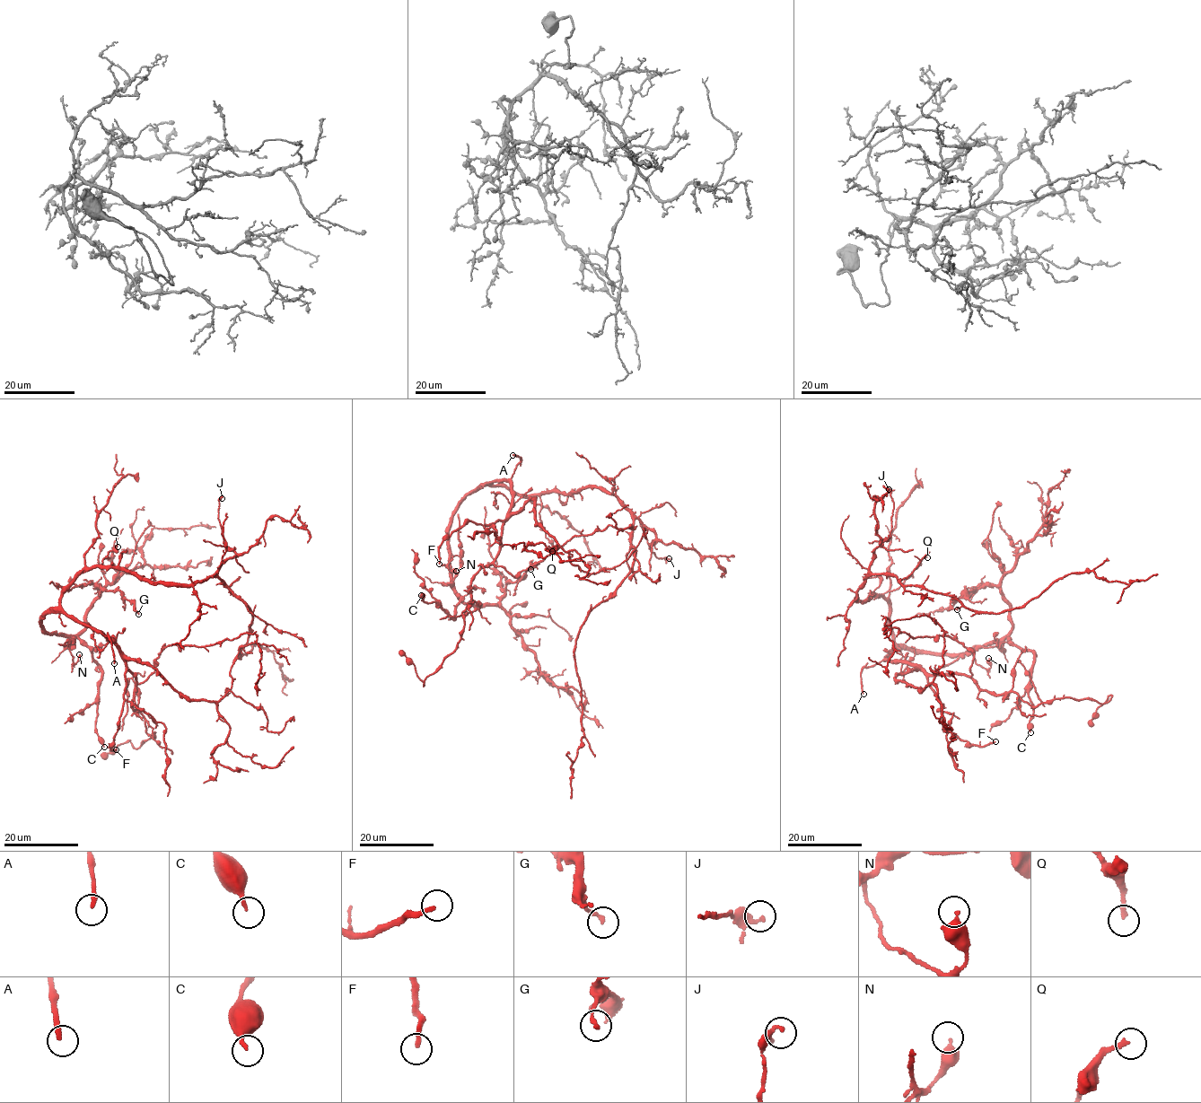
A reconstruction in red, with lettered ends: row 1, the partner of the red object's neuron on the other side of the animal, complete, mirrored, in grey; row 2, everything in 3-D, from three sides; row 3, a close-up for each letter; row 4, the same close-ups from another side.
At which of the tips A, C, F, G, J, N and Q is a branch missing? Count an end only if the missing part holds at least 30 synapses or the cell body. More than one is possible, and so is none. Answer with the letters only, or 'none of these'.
A

